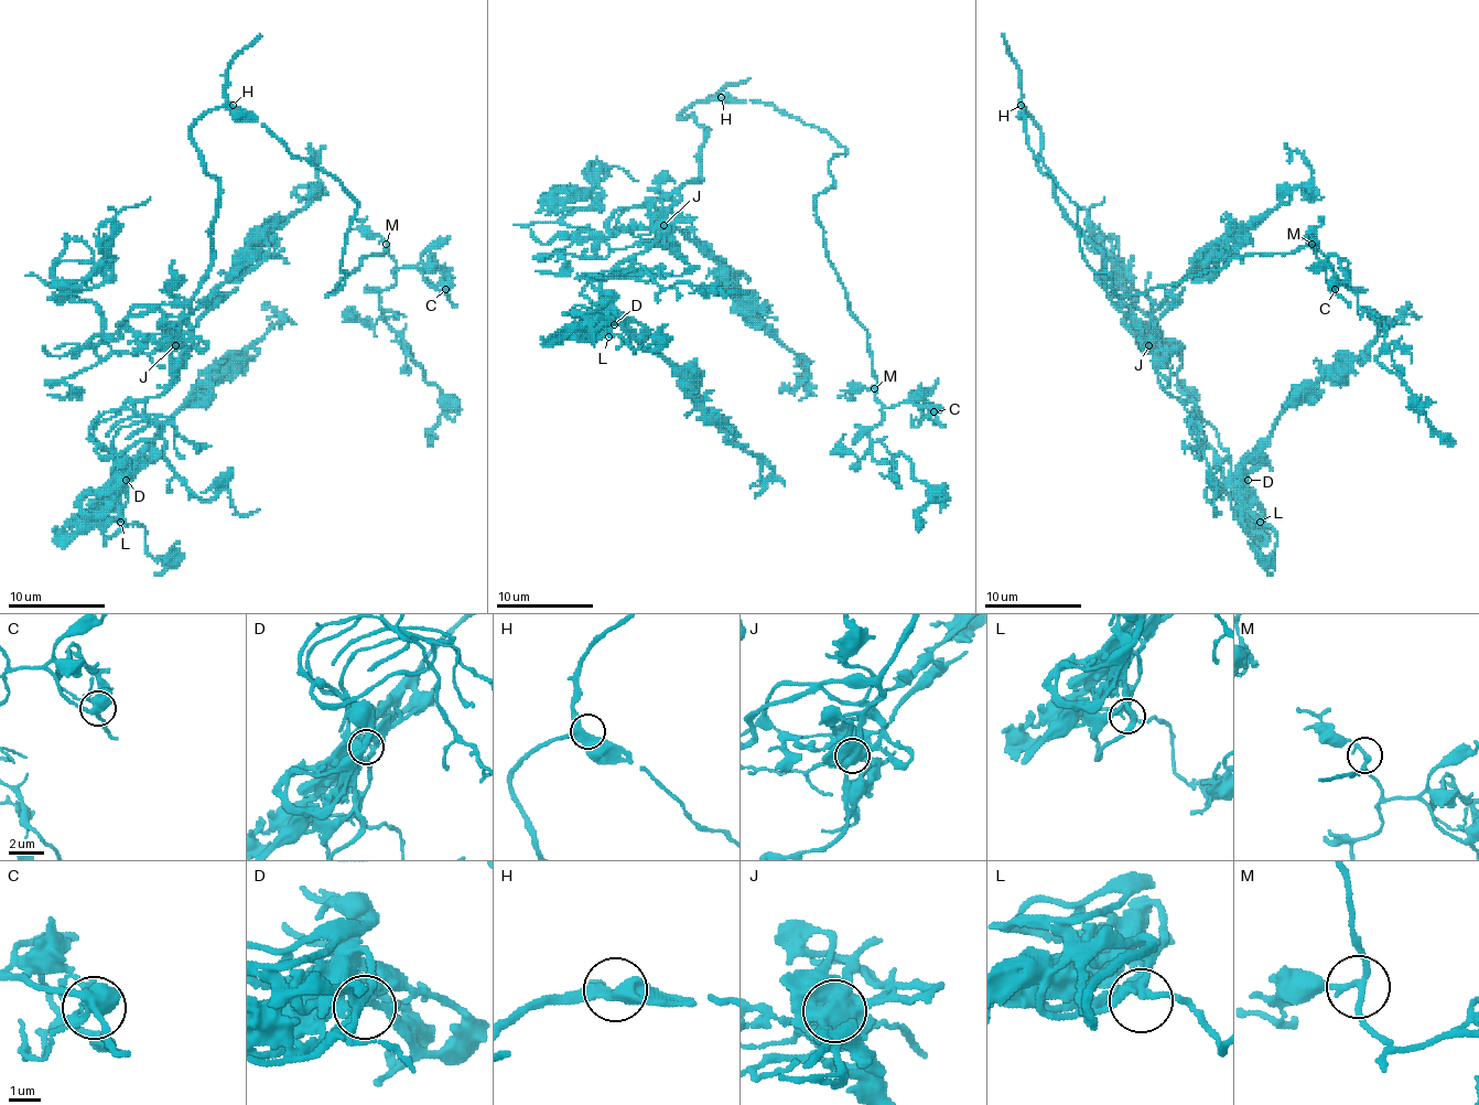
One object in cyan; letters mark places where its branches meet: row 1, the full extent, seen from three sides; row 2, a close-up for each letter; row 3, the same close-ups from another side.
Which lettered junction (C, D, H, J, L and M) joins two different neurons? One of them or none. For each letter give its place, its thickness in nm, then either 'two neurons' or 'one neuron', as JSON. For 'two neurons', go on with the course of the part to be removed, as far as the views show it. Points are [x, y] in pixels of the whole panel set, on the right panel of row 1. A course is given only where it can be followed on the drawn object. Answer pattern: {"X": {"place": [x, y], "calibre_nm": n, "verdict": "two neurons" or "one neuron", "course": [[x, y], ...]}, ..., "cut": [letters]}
{"C": {"place": [1335, 289], "calibre_nm": 440, "verdict": "one neuron"}, "D": {"place": [1248, 480], "calibre_nm": 240, "verdict": "one neuron"}, "H": {"place": [1021, 105], "calibre_nm": 320, "verdict": "one neuron"}, "J": {"place": [1148, 345], "calibre_nm": 650, "verdict": "one neuron"}, "L": {"place": [1260, 522], "calibre_nm": 240, "verdict": "one neuron"}, "M": {"place": [1312, 244], "calibre_nm": 180, "verdict": "one neuron"}, "cut": []}

